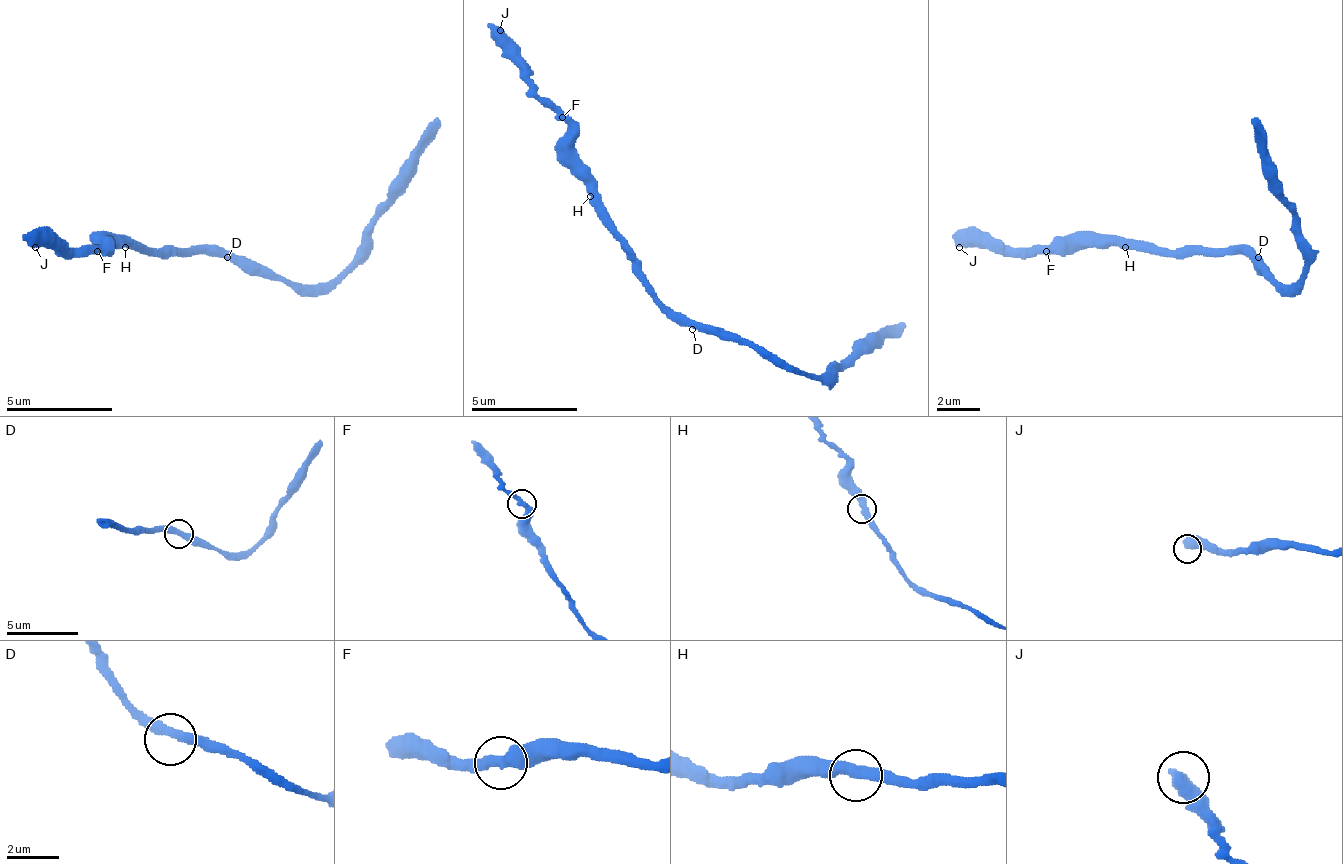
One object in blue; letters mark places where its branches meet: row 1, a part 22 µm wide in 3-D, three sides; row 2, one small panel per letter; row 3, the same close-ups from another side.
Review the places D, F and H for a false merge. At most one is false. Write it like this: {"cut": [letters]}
{"cut": []}

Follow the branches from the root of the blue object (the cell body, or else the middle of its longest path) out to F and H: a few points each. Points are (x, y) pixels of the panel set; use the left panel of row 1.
F: (216, 257), (211, 252), (141, 252), (136, 247), (104, 247), (99, 252)
H: (216, 257), (211, 252), (136, 252), (125, 247)

